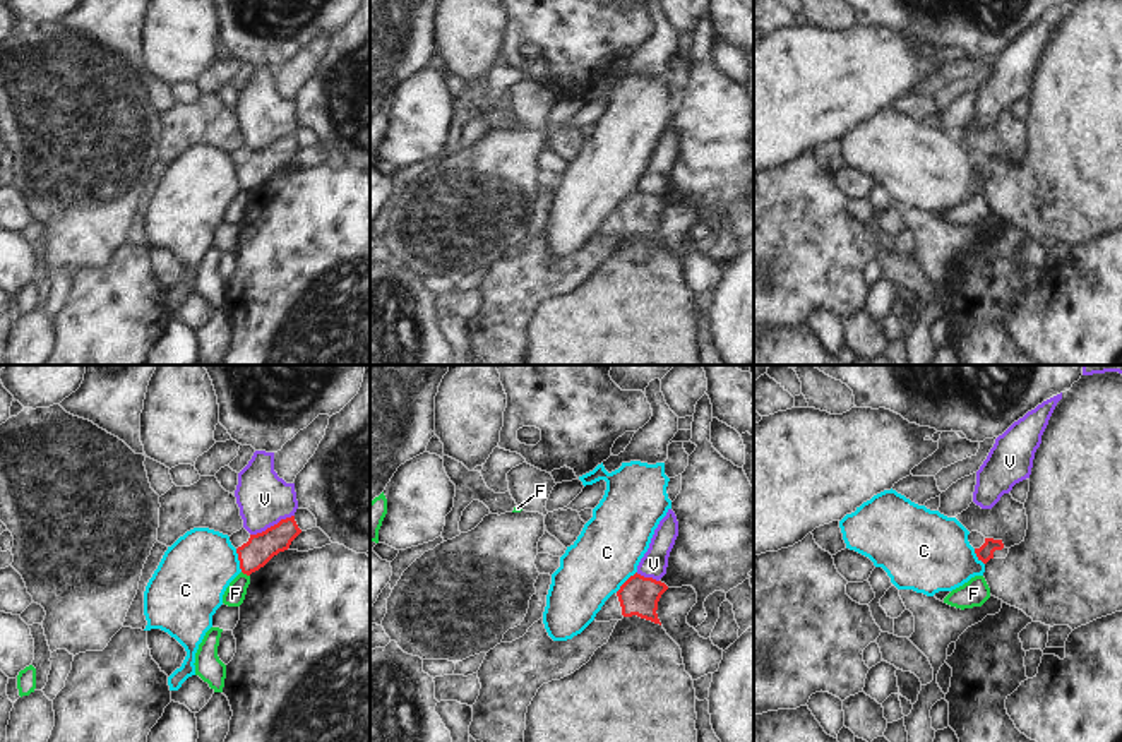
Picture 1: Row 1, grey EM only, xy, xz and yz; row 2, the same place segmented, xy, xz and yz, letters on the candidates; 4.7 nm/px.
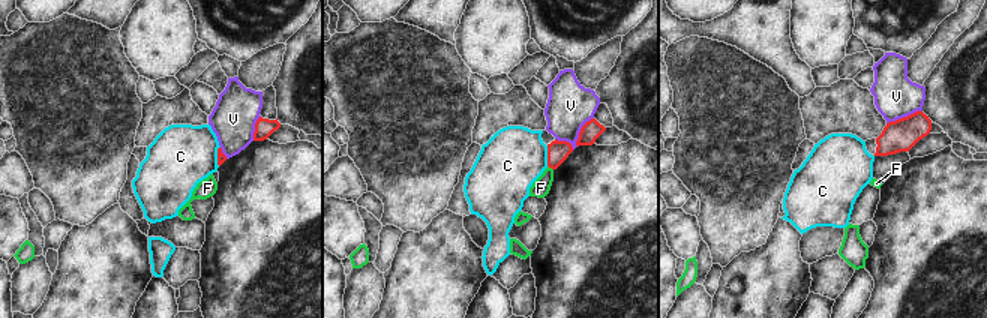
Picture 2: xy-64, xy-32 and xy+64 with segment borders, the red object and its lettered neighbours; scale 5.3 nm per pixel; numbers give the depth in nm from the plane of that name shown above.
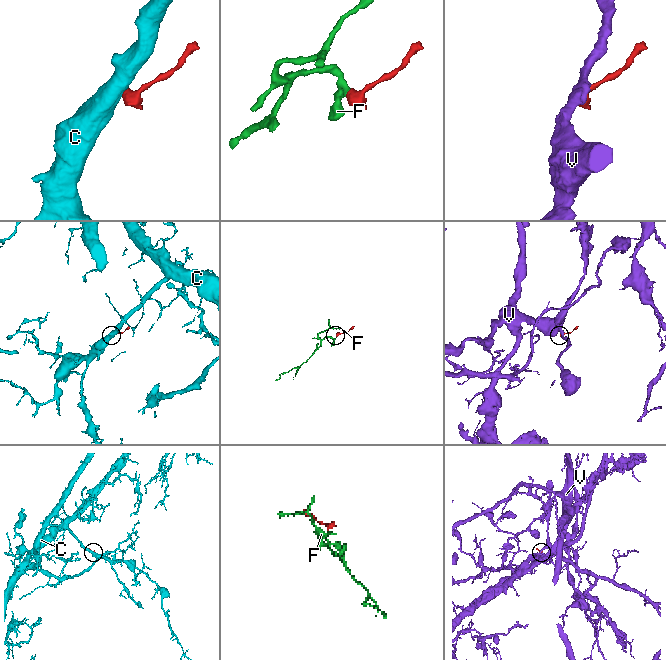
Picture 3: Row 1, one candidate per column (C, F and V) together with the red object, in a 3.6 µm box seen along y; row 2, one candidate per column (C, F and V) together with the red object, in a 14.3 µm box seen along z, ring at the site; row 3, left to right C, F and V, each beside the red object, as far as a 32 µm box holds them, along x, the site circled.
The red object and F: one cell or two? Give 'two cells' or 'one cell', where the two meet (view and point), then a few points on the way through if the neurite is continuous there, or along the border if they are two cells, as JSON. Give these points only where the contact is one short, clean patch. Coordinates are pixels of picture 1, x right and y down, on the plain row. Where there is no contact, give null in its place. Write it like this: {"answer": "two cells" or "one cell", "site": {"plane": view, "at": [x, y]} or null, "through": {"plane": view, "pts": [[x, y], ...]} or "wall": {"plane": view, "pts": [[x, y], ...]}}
{"answer": "two cells", "site": {"plane": "xy", "at": [245, 189]}, "wall": {"plane": "xy", "pts": [[242, 187], [249, 192]]}}

